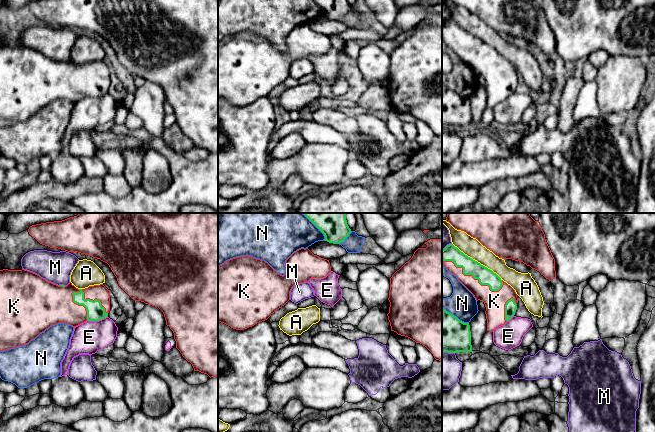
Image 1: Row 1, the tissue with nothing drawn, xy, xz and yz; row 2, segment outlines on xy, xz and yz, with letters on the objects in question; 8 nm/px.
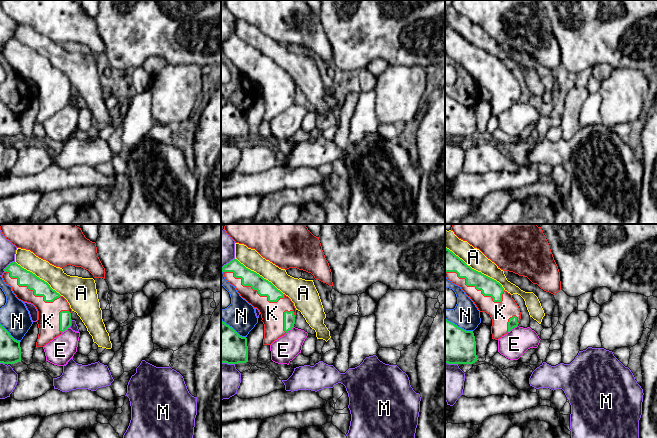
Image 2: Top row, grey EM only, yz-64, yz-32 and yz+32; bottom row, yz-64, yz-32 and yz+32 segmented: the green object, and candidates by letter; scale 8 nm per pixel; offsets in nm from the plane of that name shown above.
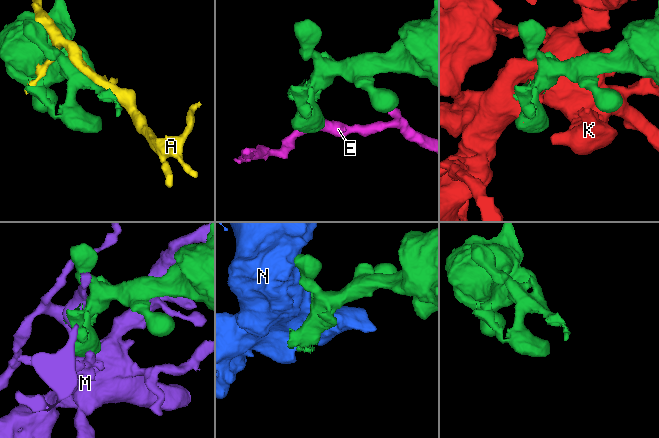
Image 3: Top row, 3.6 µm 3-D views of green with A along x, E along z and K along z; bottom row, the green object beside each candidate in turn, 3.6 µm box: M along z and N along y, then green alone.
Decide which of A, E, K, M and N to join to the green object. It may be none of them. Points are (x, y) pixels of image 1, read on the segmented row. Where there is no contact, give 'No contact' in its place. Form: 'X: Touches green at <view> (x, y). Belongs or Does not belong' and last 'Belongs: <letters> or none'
A: Touches green at yz (476, 261). Does not belong
E: Touches green at xy (97, 320). Does not belong
K: Touches green at xy (89, 299). Belongs
M: Touches green at yz (448, 352). Does not belong
N: Touches green at xz (345, 238). Does not belong
Belongs: K

